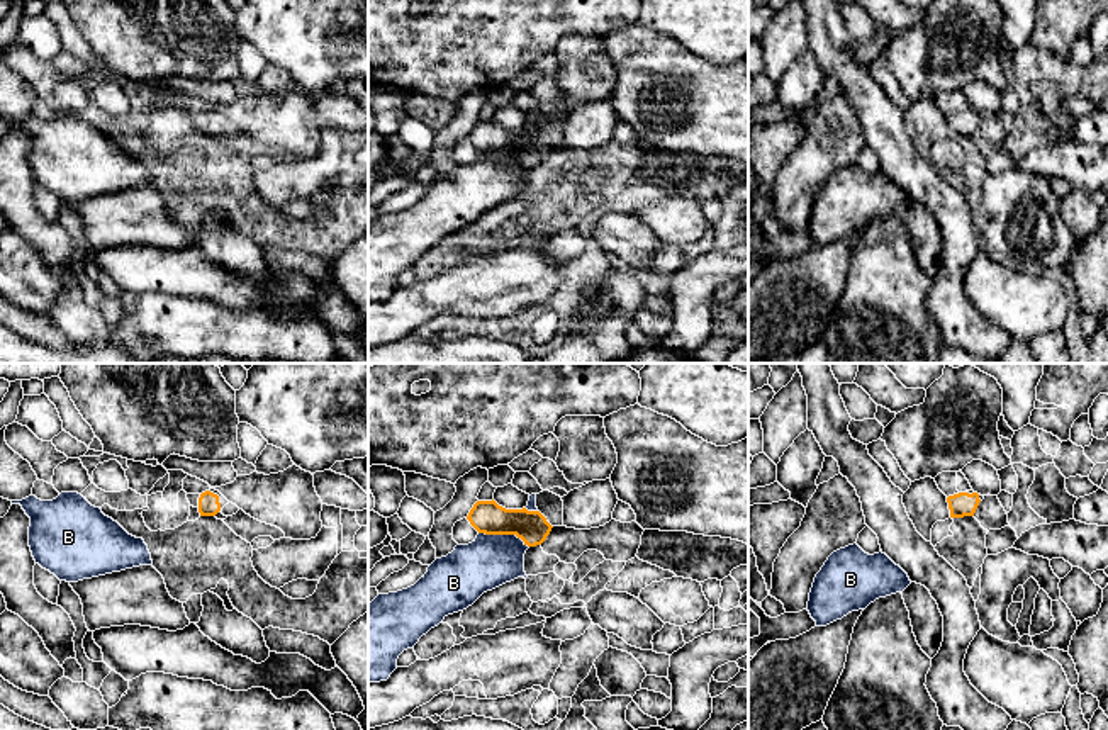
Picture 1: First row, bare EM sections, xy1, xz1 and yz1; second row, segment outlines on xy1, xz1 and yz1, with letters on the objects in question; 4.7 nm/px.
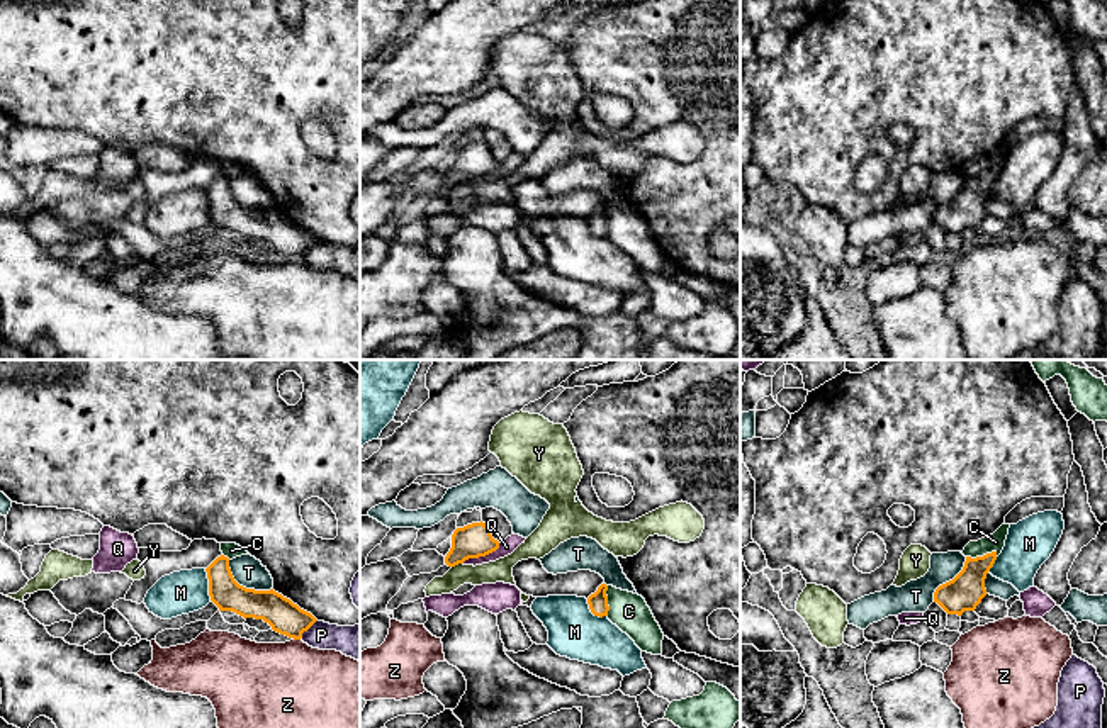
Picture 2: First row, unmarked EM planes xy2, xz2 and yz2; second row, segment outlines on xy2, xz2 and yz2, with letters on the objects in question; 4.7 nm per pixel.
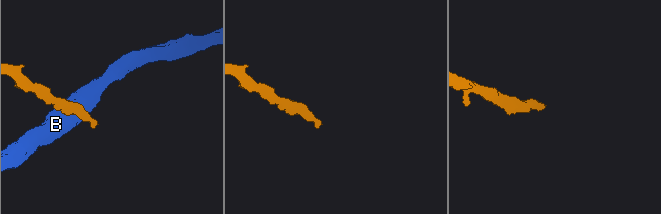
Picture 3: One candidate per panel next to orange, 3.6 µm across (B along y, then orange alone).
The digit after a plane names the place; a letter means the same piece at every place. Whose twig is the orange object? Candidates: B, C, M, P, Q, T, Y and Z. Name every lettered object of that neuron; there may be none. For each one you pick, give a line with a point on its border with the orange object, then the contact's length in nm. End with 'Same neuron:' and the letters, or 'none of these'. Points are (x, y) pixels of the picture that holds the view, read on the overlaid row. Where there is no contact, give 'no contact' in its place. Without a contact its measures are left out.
Same neuron: none of these

